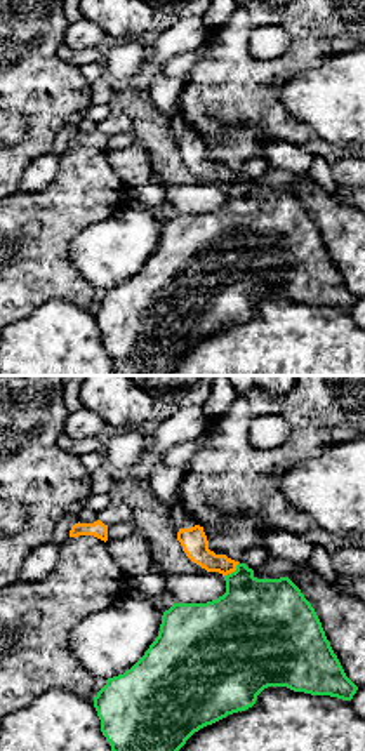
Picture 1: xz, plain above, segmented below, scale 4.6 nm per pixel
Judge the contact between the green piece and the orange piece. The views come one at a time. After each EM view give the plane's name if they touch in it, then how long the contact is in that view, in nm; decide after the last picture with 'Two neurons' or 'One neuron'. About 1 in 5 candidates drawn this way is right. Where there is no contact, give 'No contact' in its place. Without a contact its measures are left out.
Touches green in xz. Shared border 100 nm

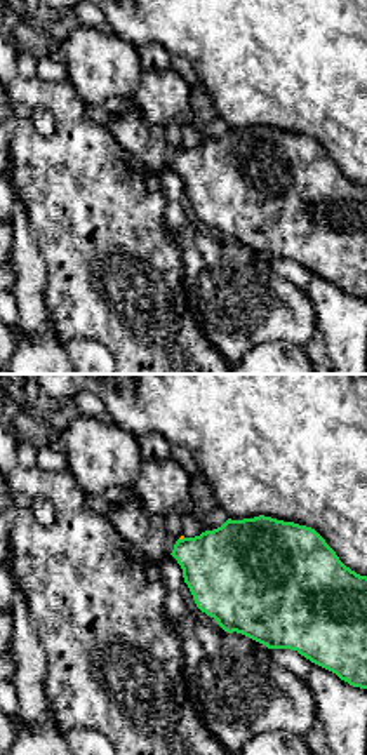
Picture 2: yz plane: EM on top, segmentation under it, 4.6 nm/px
Touches green in yz. Shared border 30 nm

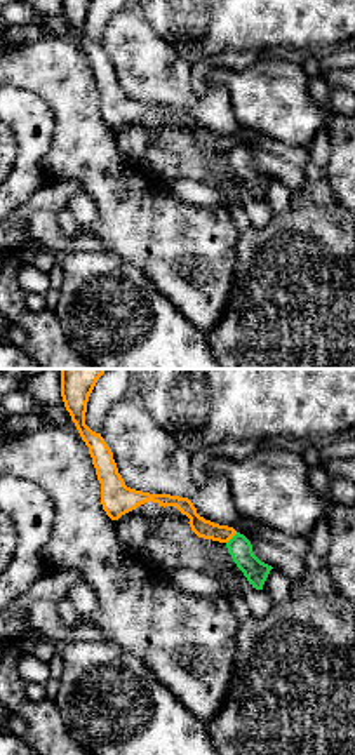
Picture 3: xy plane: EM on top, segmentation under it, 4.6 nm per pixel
Touches green in xy. Shared border 80 nm

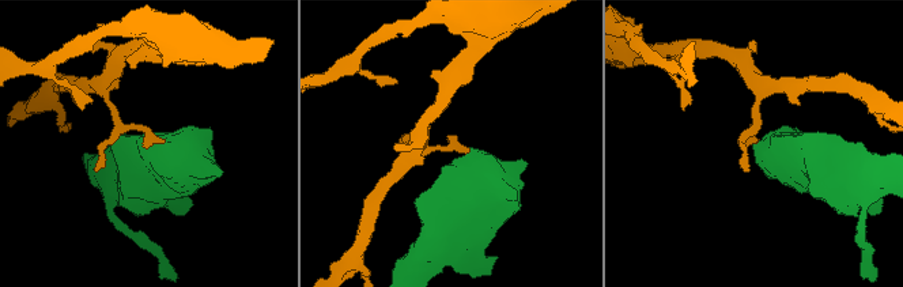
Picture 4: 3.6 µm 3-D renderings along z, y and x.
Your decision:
Two neurons

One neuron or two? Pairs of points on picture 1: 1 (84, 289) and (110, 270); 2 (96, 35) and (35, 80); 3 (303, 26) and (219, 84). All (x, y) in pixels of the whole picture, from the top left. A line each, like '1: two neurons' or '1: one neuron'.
1: two neurons
2: two neurons
3: one neuron

